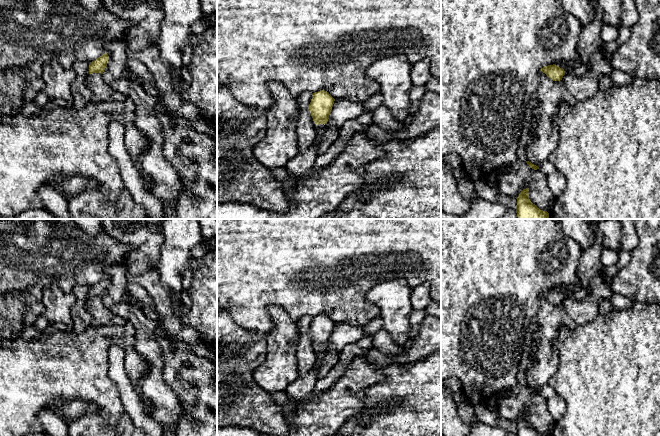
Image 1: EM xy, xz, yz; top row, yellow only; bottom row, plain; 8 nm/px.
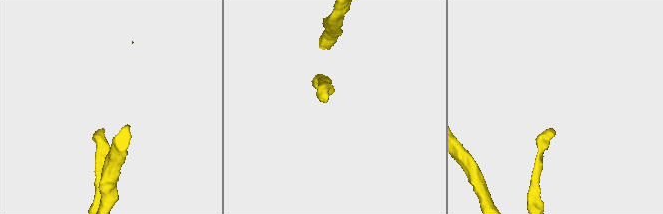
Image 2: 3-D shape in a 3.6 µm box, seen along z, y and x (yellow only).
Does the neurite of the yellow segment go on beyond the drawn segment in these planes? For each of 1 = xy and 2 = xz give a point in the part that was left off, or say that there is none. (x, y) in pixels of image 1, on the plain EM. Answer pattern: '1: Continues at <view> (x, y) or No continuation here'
1: No continuation here
2: No continuation here

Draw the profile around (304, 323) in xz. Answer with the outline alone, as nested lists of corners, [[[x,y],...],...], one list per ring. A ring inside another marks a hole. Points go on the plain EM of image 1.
[[[305,316],[302,317],[297,323],[300,338],[297,345],[296,356],[298,371],[299,374],[302,375],[308,373],[317,360],[317,349],[314,347],[313,342],[308,333],[312,323],[312,319],[313,318],[311,317]]]

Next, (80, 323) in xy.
[[[76,285],[72,289],[72,293],[76,297],[75,305],[72,308],[73,312],[73,331],[76,333],[82,333],[90,325],[90,313],[88,312],[85,304],[89,298],[90,286],[87,285]]]

